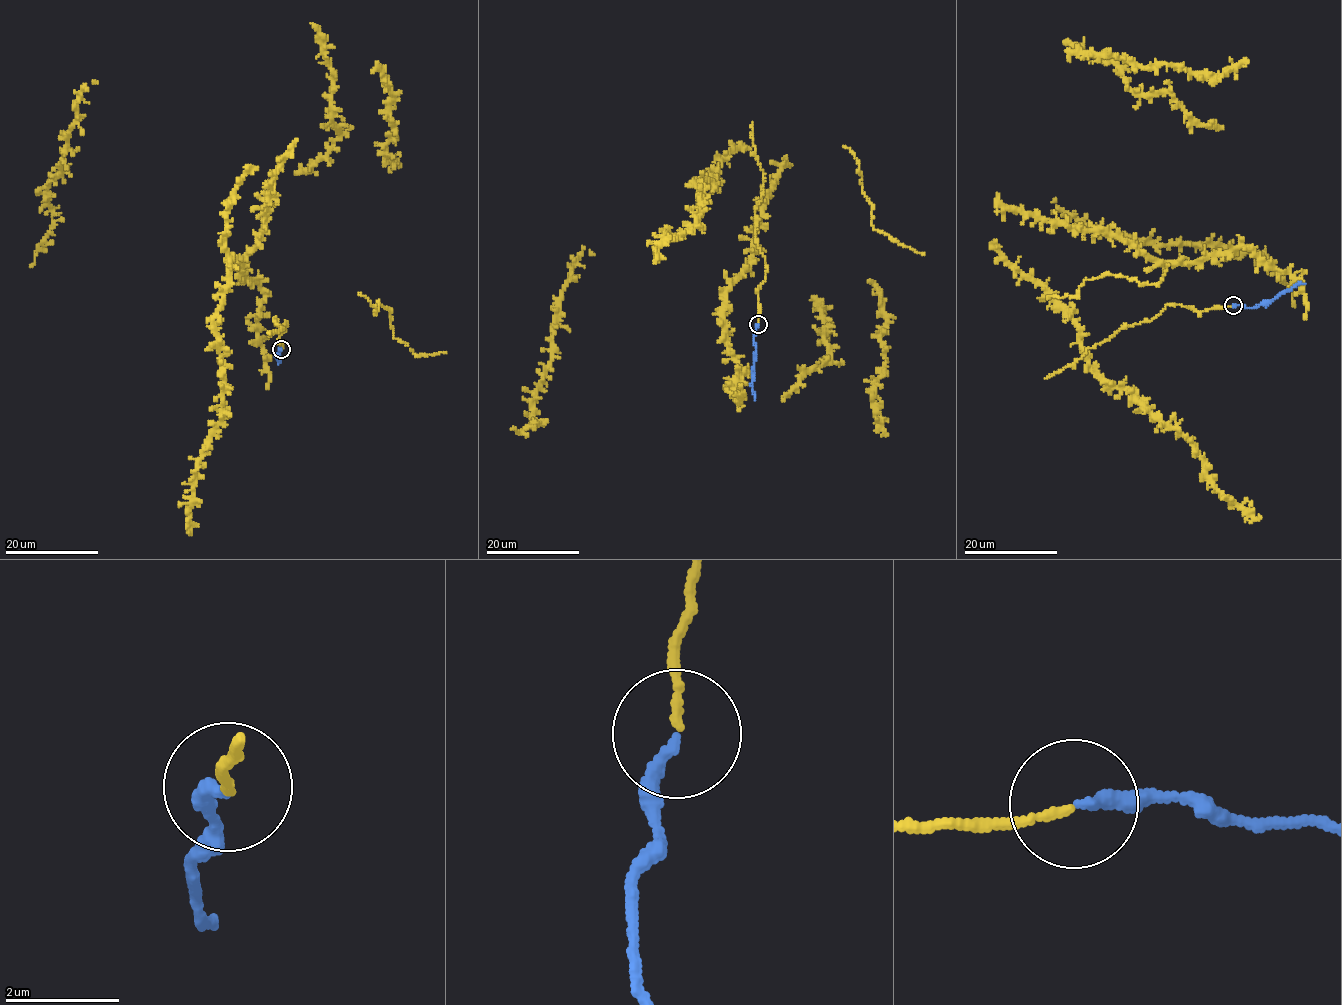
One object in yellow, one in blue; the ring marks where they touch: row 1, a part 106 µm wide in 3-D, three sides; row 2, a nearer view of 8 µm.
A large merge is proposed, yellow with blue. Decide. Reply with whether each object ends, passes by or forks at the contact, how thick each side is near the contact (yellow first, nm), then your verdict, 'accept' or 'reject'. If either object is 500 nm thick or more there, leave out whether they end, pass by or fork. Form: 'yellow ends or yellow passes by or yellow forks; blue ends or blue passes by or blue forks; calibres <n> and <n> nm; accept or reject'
yellow ends; blue ends; calibres 150 and 200 nm; accept

